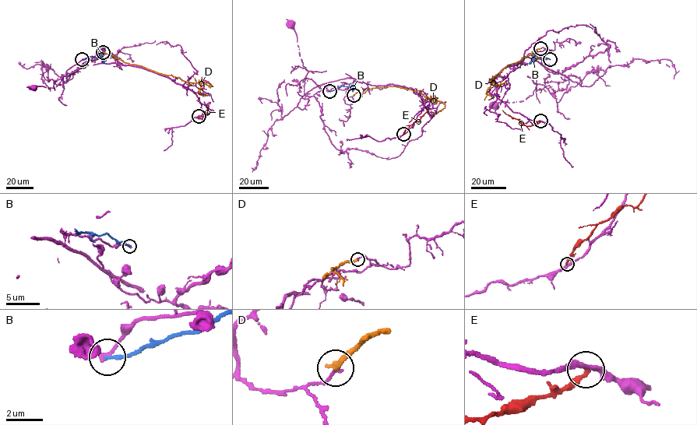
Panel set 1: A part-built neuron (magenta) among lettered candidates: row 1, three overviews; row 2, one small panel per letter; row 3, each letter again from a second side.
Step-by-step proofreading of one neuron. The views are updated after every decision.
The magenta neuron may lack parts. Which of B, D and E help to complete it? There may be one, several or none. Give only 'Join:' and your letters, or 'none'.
Join: none

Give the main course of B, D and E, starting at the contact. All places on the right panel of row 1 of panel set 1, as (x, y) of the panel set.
B: (549, 59), (534, 54), (534, 58), (529, 63)
D: (540, 48), (507, 64), (499, 74), (492, 77), (494, 82), (490, 80), (494, 85), (505, 82), (506, 83)
E: (540, 121), (530, 126), (523, 125), (502, 110)

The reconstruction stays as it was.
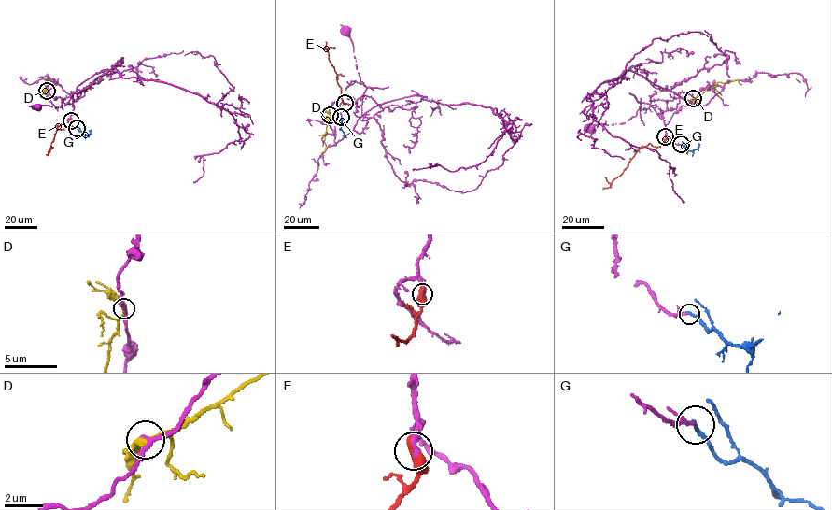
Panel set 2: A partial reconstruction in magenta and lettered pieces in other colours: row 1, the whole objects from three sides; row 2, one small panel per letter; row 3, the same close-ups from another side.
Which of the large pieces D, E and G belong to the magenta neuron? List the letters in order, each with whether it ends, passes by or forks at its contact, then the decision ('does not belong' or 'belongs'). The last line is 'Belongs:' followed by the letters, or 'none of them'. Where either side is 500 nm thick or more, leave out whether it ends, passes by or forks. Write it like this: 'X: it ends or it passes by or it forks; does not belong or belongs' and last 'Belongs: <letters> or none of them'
D: it passes by; does not belong
E: belongs
G: it ends; belongs
Belongs: E, G

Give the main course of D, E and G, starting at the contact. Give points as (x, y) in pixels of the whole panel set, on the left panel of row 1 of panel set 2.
D: (47, 91), (45, 80), (50, 79), (49, 84)
E: (71, 120), (68, 128), (63, 124), (57, 126), (48, 155)
G: (77, 128), (85, 134), (91, 134), (91, 129)

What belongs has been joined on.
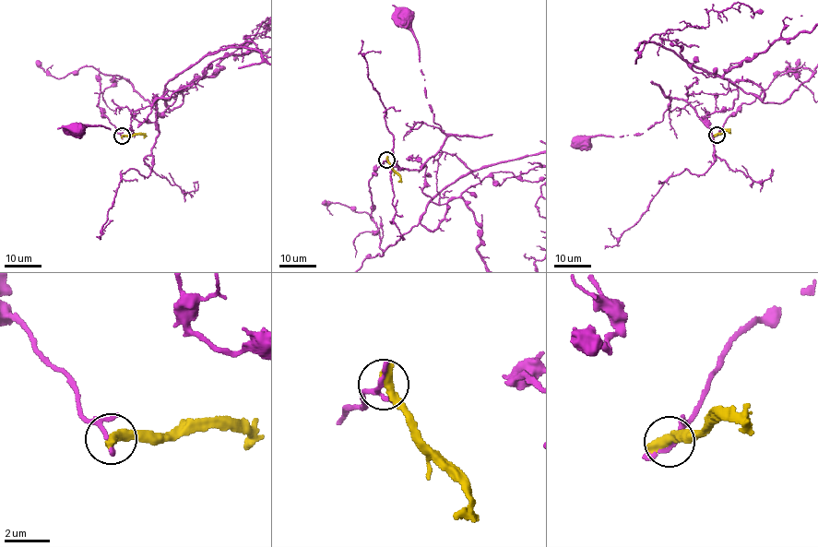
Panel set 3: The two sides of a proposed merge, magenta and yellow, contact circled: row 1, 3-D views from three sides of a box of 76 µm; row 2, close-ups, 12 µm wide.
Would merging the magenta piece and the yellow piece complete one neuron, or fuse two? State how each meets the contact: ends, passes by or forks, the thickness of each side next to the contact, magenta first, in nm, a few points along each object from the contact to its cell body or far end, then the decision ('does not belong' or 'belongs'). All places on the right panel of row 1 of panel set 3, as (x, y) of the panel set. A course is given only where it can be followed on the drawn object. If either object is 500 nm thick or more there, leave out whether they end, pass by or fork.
140/500 nm | magenta via (717, 134), (786, 69), (812, 72), (780, 103), (739, 81), (726, 94), (672, 99), (643, 133), (578, 141) | yellow via (717, 134), (727, 130), (731, 133) | does not belong

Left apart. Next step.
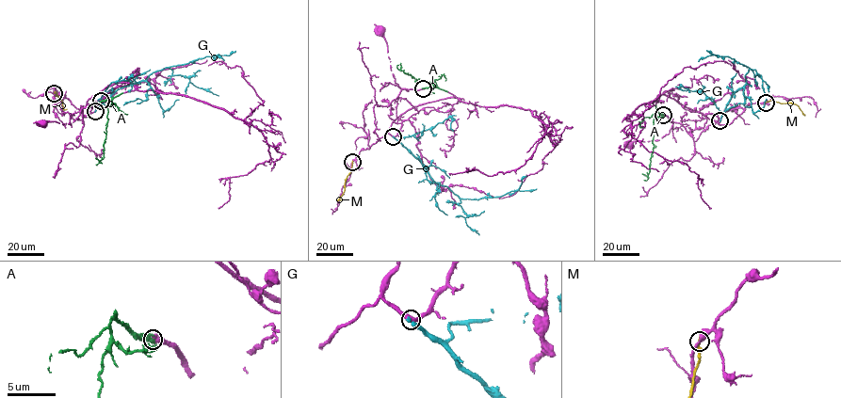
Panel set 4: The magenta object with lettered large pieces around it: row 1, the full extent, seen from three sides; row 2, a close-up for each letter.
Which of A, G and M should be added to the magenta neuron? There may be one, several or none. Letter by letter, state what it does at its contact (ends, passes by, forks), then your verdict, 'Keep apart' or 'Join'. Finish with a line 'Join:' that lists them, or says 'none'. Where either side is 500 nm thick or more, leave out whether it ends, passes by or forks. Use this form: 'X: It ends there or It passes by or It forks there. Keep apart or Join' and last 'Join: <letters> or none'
A: It passes by. Join
G: It ends there. Keep apart
M: It ends there. Keep apart
Join: A

